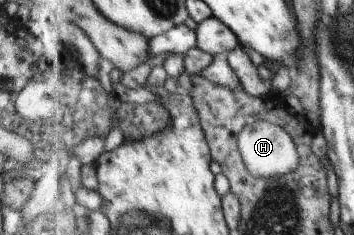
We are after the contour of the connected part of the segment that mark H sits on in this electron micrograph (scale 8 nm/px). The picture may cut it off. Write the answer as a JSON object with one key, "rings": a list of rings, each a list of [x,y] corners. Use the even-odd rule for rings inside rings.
{"rings":[[[262,119],[248,124],[239,134],[239,149],[247,169],[260,177],[274,177],[294,172],[299,167],[301,159],[292,135],[280,125]]]}

